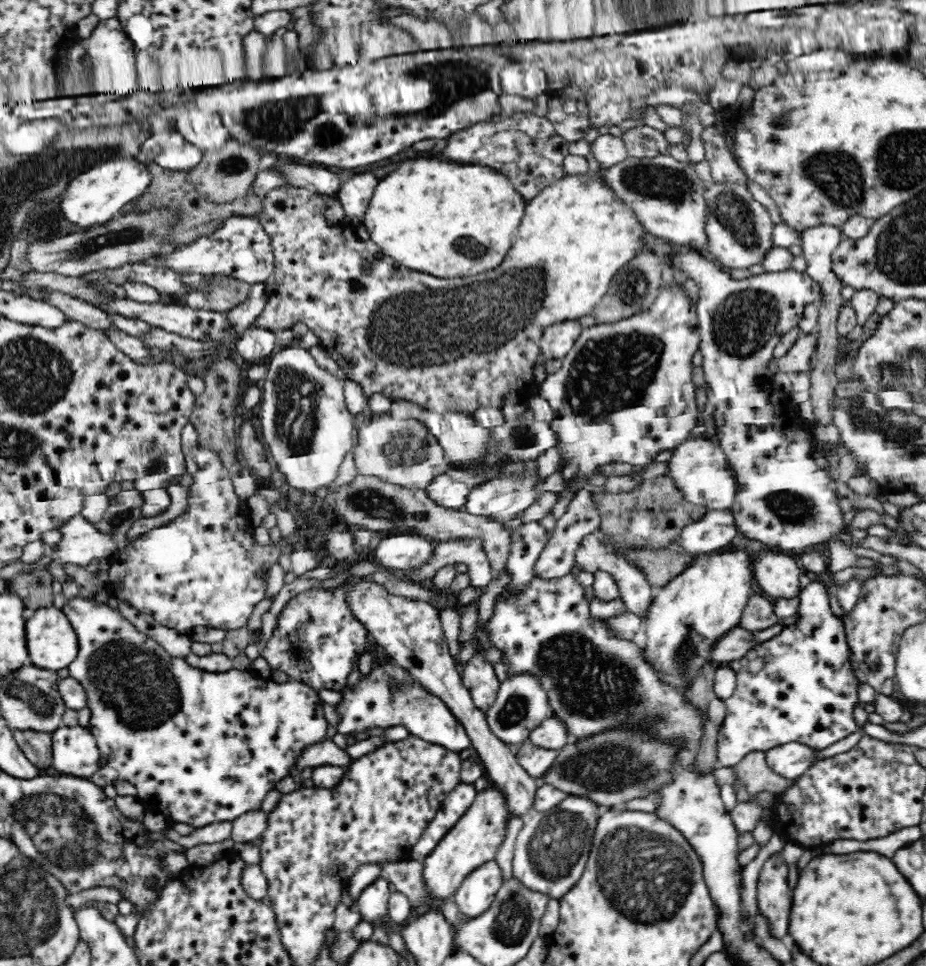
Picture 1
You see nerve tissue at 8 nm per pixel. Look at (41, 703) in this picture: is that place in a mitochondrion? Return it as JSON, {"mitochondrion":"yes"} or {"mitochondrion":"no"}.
{"mitochondrion":"yes"}

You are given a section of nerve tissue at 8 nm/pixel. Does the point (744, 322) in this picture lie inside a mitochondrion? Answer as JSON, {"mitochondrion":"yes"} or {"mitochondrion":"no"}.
{"mitochondrion":"yes"}

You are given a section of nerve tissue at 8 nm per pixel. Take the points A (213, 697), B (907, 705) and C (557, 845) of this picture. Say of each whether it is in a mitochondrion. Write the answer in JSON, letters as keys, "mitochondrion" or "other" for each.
{"A":"other","B":"other","C":"mitochondrion"}

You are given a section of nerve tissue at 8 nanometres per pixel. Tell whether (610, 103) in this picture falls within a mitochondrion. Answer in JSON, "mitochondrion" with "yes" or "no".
{"mitochondrion":"no"}

